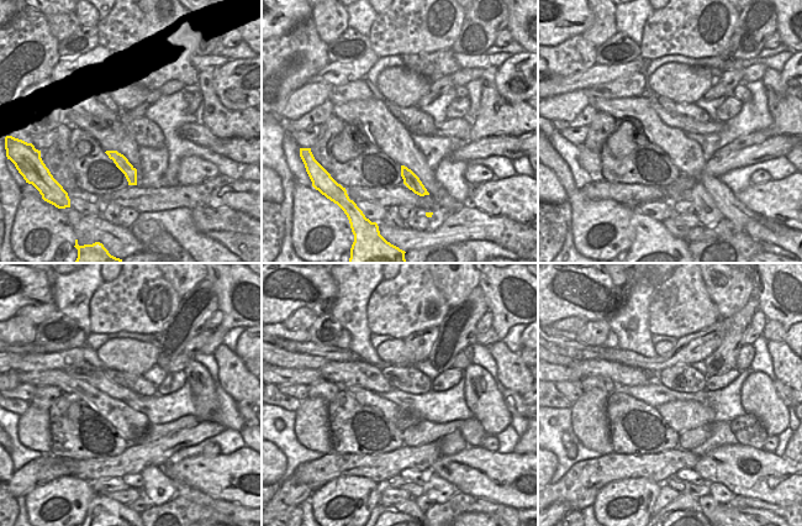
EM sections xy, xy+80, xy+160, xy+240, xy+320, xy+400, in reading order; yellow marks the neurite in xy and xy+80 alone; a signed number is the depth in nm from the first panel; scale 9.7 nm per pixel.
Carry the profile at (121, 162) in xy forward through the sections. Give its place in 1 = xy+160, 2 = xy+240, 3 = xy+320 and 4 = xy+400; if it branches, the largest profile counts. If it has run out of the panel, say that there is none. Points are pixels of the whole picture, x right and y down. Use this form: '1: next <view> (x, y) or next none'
1: next xy+160 (705, 208)
2: next xy+240 (157, 487)
3: next xy+320 (438, 490)
4: next xy+400 (719, 493)

